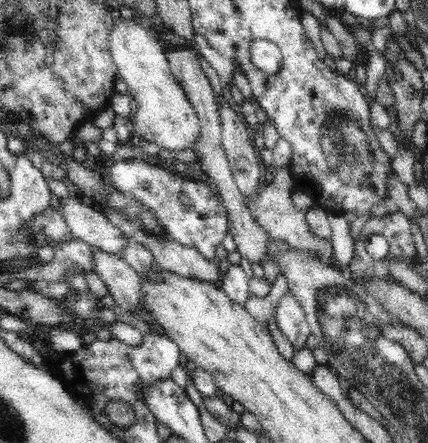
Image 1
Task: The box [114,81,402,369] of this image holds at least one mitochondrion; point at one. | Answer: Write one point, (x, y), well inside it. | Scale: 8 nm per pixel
(349, 146)

